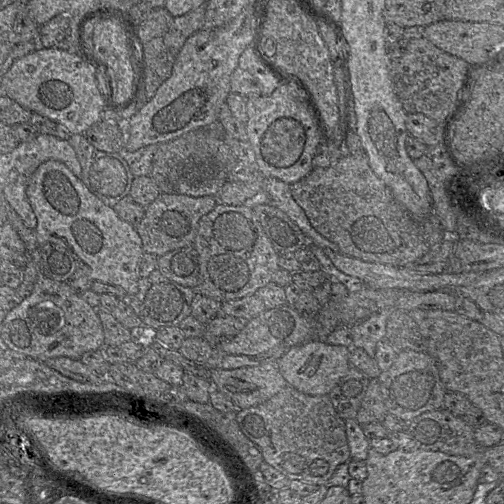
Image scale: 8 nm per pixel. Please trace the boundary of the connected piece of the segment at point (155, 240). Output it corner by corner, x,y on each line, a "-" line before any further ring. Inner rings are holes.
160,193
145,207
144,217
135,227
143,251
160,257
170,251
193,246
200,218
213,210
217,203
215,196
192,197
178,193

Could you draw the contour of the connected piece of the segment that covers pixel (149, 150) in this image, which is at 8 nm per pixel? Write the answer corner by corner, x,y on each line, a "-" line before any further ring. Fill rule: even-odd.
83,134
70,135
68,142
73,147
81,165
81,180
87,189
105,205
113,208
122,198
129,195
134,177
151,173
152,159
158,145
151,144
136,151
122,148
120,152
104,152
96,149

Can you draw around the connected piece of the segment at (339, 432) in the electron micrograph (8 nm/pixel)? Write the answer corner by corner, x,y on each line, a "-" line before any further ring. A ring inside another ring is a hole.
286,385
265,402
239,409
236,420
247,438
258,446
264,462
289,480
324,485
339,465
351,460
345,420
339,417
328,395
307,395

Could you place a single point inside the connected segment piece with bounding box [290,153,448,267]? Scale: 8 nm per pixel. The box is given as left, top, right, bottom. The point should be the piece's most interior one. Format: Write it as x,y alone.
347,203

